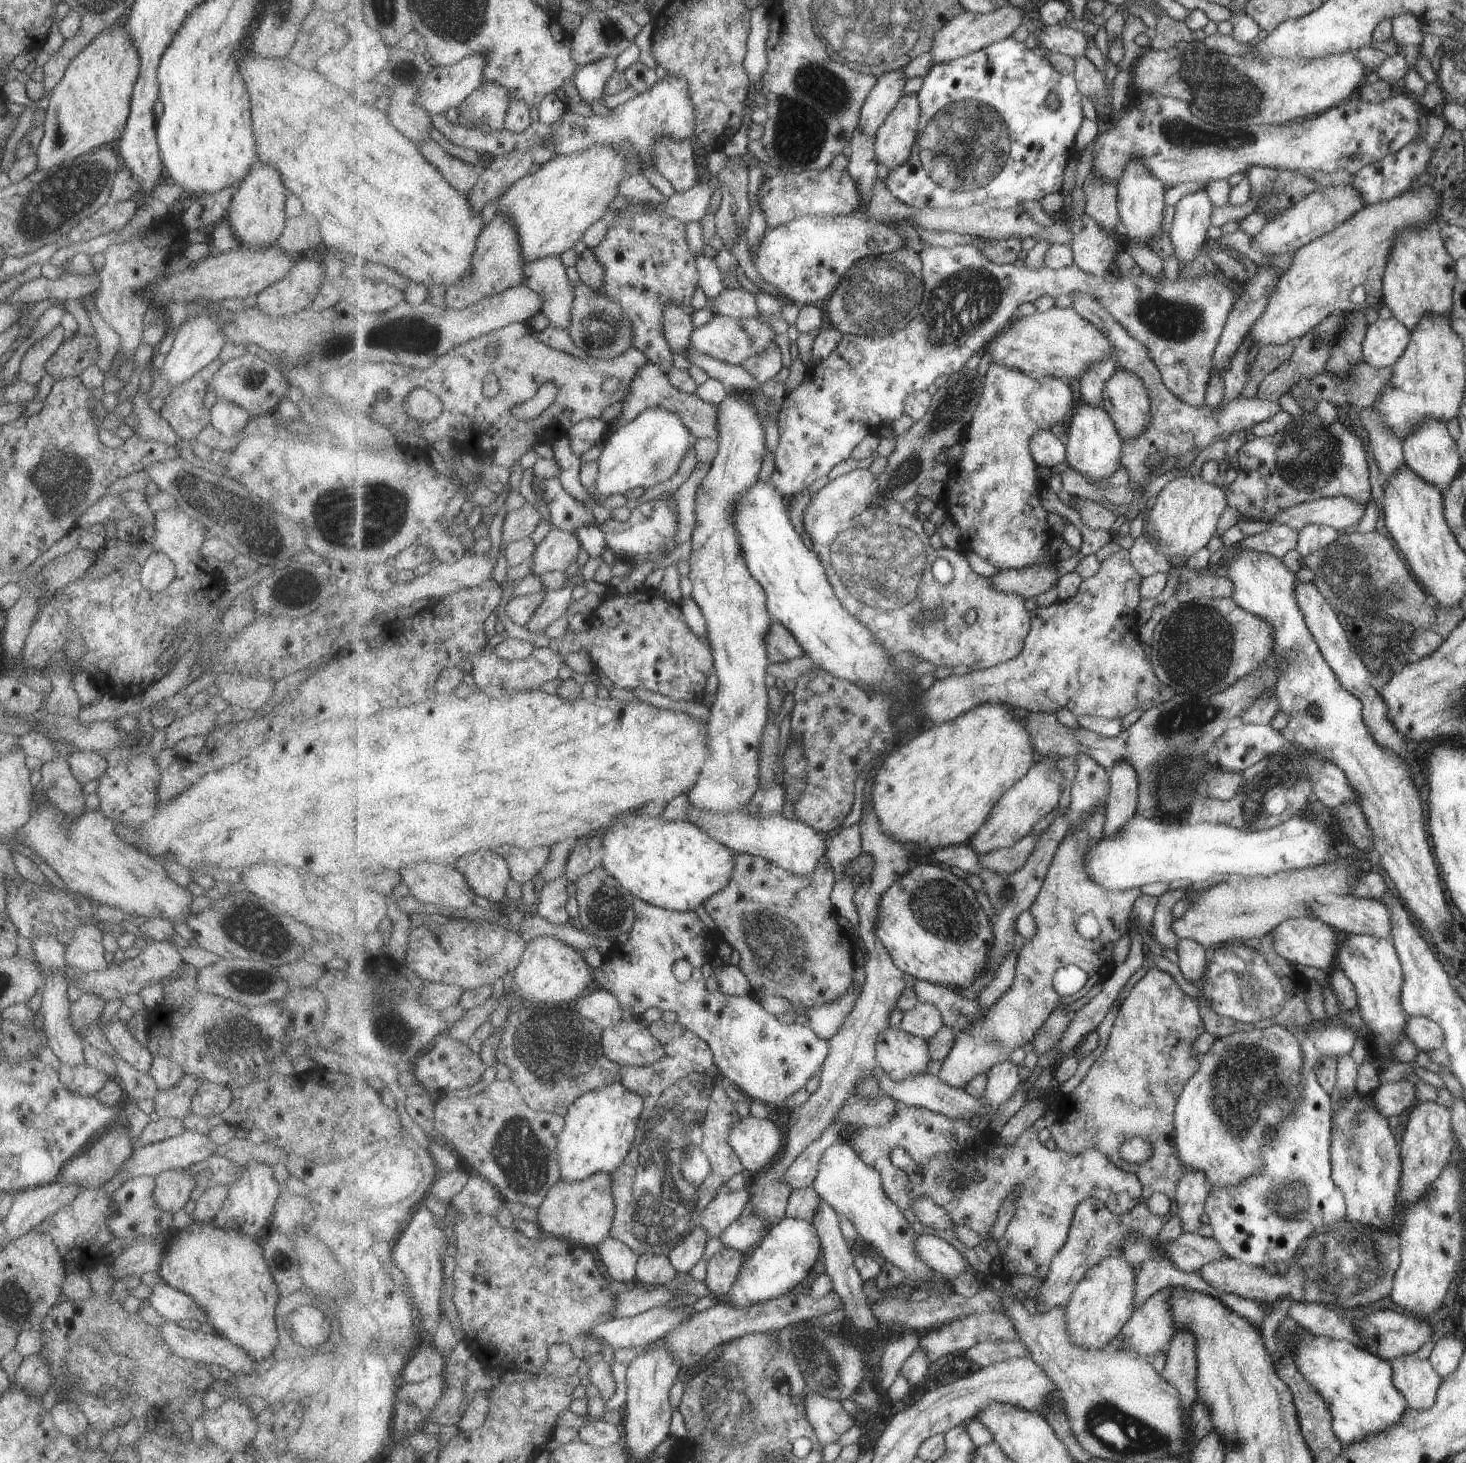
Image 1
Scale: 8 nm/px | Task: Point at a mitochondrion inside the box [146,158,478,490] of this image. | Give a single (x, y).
(418, 336)

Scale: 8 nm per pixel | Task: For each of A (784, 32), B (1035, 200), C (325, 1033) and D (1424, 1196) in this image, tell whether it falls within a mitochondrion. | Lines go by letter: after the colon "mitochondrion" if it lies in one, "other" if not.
A: other
B: other
C: other
D: other

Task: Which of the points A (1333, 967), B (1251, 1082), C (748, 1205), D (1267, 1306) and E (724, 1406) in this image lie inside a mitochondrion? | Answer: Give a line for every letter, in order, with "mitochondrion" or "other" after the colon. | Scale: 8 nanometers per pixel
A: other
B: mitochondrion
C: other
D: other
E: mitochondrion

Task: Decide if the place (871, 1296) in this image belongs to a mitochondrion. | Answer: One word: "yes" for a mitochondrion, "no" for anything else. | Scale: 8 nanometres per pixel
no

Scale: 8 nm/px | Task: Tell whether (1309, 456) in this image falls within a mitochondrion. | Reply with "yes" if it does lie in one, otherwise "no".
yes

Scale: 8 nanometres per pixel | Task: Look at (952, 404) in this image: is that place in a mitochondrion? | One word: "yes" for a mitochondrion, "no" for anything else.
yes

